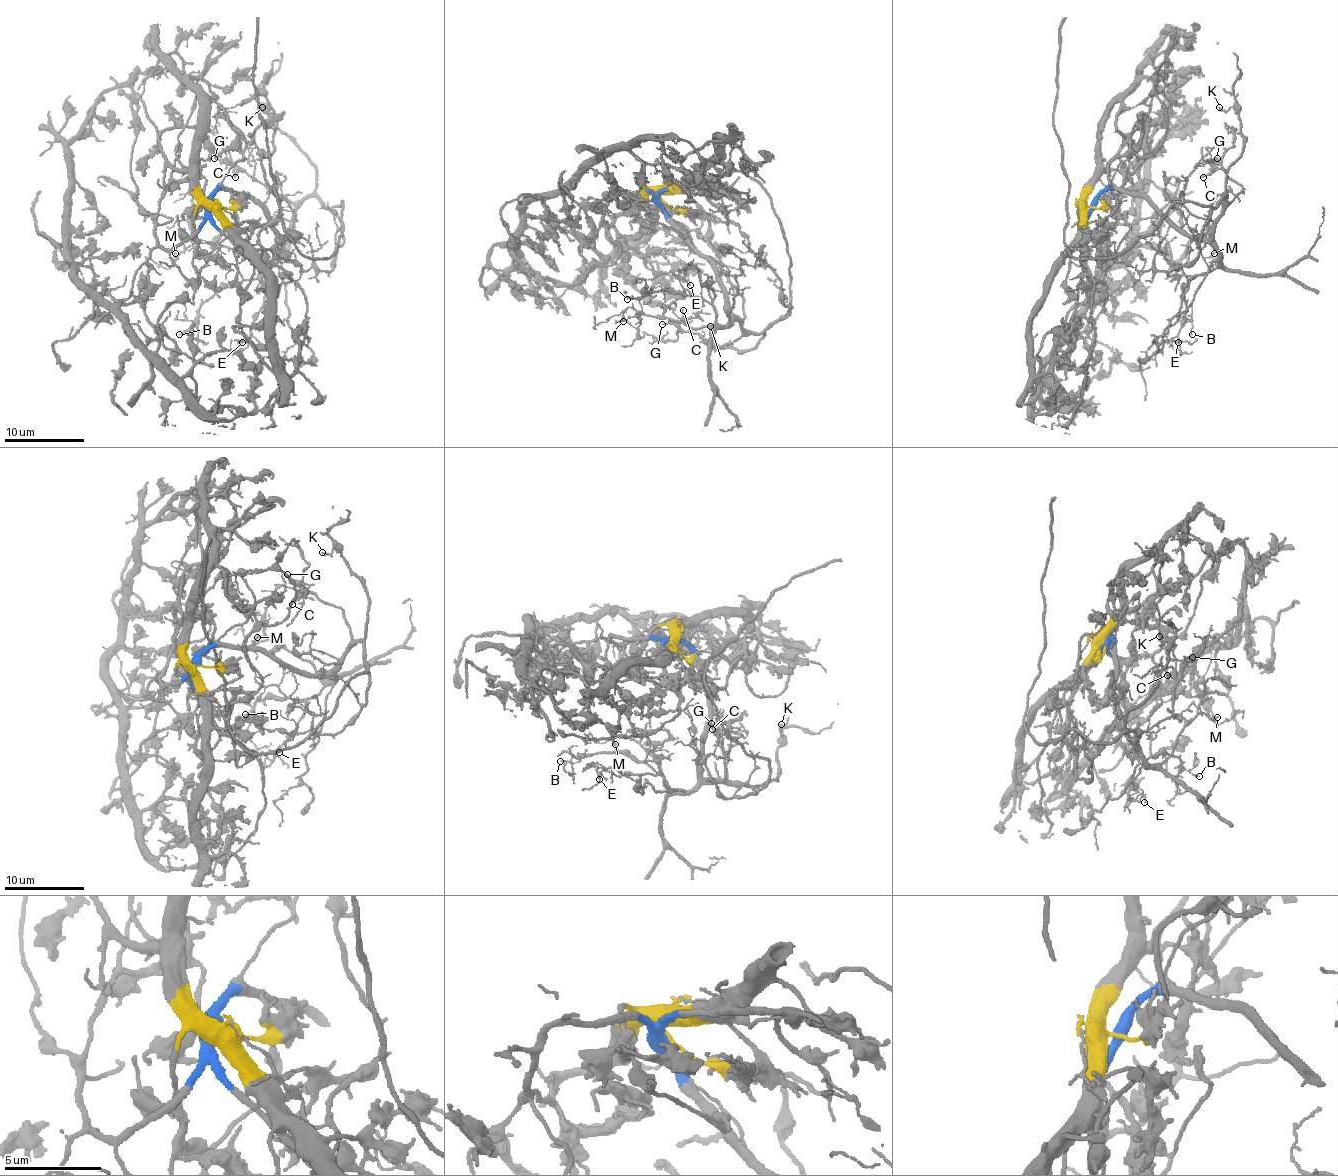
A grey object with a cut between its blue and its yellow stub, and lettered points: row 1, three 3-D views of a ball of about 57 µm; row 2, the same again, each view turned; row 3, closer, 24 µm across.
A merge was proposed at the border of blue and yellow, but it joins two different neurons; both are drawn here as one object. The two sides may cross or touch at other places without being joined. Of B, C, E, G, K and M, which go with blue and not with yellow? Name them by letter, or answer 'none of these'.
B, C, E, G, K, M

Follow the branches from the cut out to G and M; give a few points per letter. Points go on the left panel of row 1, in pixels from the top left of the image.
G: (213, 206), (218, 190), (246, 192), (268, 214), (270, 224), (282, 236), (294, 206), (248, 174), (213, 158)
M: (213, 206), (218, 190), (246, 192), (268, 214), (282, 251), (260, 265), (220, 245), (193, 243), (175, 253)

